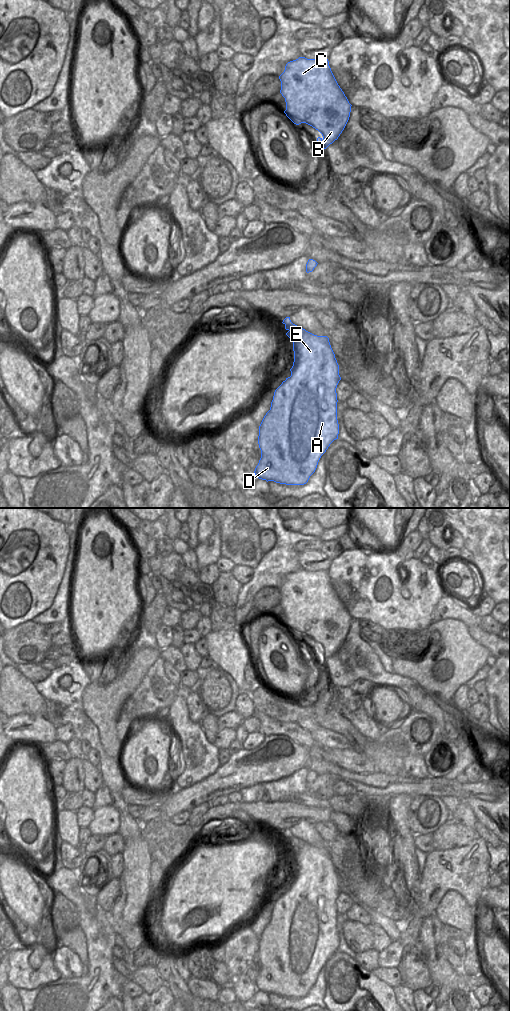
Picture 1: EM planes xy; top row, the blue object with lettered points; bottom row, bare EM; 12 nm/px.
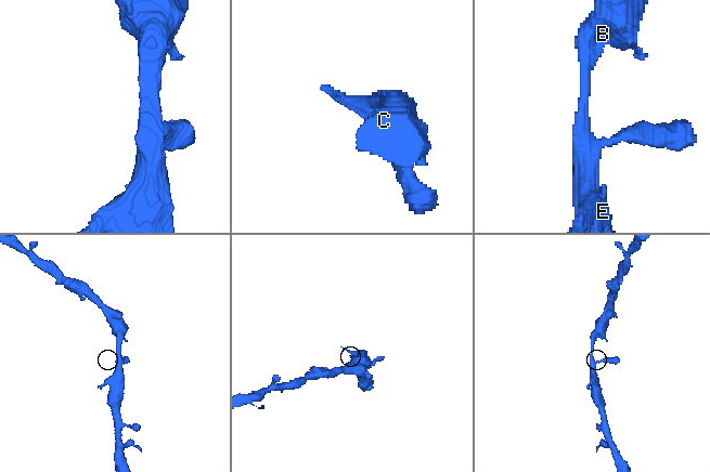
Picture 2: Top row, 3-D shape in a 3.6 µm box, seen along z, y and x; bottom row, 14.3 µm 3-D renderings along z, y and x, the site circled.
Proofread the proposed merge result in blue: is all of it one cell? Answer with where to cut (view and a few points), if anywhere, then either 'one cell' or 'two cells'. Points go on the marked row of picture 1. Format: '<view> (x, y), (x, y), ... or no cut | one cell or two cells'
no cut | one cell

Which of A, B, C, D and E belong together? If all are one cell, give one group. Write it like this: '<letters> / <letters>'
A B C D E

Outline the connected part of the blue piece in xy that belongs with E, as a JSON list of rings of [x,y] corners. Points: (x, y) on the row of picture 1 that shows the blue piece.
[[[286,317],[282,323],[285,325],[285,329],[288,331],[286,335],[293,341],[294,362],[292,368],[290,369],[291,376],[286,378],[286,380],[283,381],[282,384],[275,390],[270,410],[266,413],[259,426],[258,444],[261,450],[261,458],[255,468],[254,473],[257,478],[266,480],[267,482],[274,481],[276,483],[286,485],[304,485],[308,482],[310,476],[315,472],[321,456],[326,452],[330,444],[334,440],[338,439],[339,424],[337,420],[338,400],[336,388],[339,381],[341,380],[341,377],[339,375],[339,365],[327,336],[317,336],[306,331],[305,329],[293,324],[290,320],[290,317]]]

